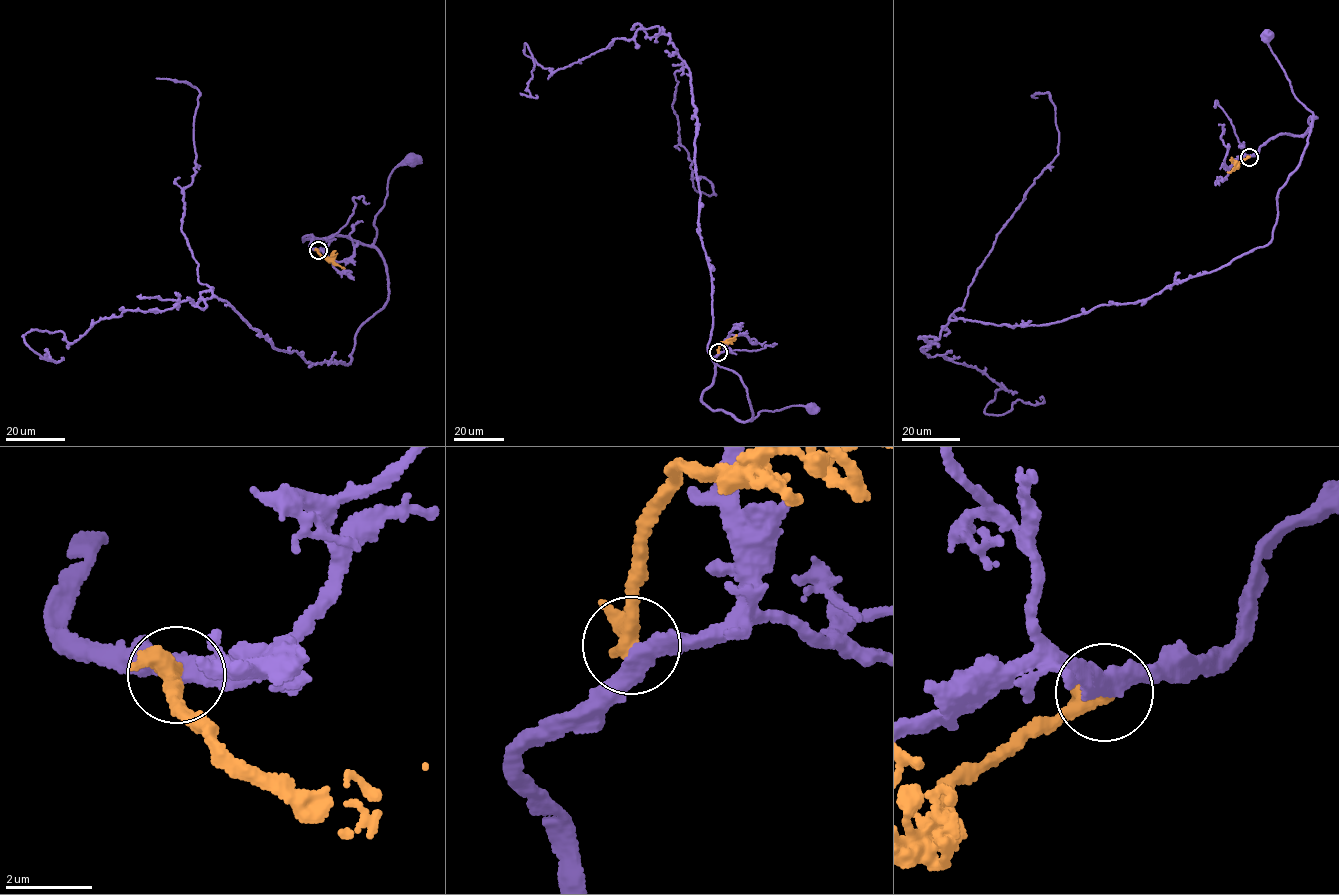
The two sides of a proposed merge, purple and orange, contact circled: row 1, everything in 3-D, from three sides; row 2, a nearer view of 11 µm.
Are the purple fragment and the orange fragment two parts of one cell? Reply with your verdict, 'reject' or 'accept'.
reject

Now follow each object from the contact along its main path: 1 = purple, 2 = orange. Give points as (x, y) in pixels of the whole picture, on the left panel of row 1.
1: (318, 250), (310, 247), (311, 235), (303, 237), (343, 235), (371, 246), (391, 173), (411, 158)
2: (318, 250), (321, 255), (343, 266)

